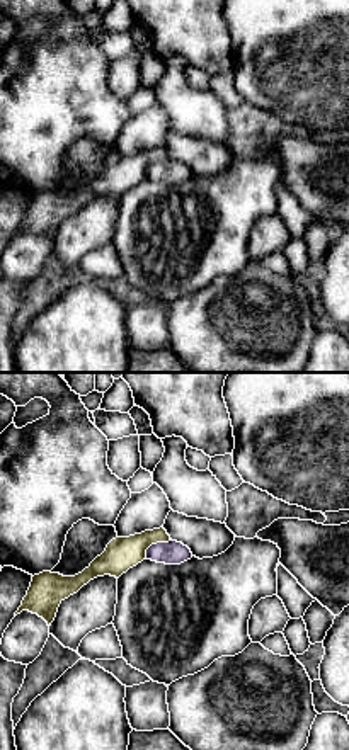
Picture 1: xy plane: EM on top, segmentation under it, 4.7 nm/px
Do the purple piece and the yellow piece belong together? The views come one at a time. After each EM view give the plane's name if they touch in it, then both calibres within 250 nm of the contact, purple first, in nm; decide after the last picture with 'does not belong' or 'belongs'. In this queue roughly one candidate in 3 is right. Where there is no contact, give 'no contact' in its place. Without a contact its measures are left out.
contact in xy; calibres 110 and 160 nm

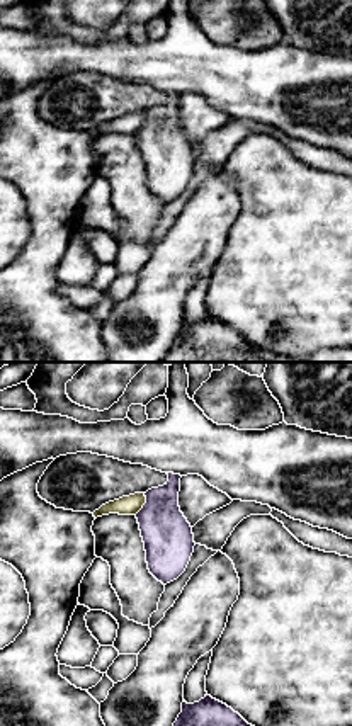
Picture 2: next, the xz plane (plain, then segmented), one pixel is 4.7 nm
contact in xz; calibres 240 and 100 nm

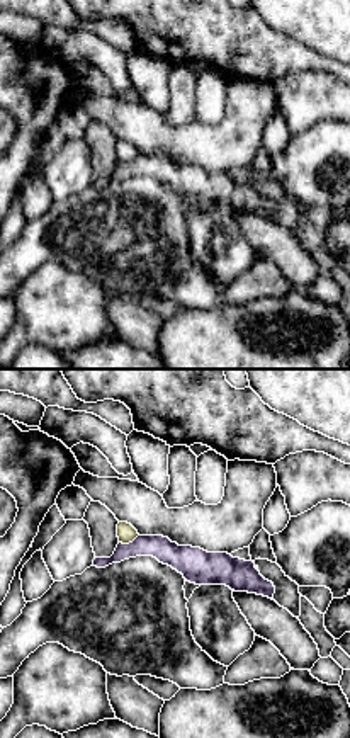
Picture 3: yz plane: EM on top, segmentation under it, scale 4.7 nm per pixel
contact in yz; calibres 110 and 90 nm

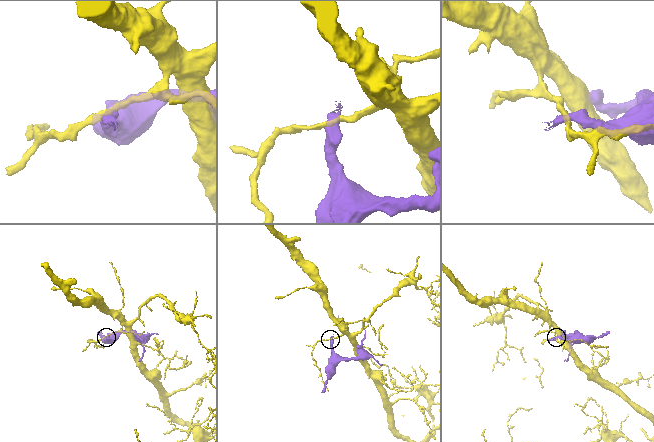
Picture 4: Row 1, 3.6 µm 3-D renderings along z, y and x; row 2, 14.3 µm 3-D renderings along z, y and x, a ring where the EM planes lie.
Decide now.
does not belong

